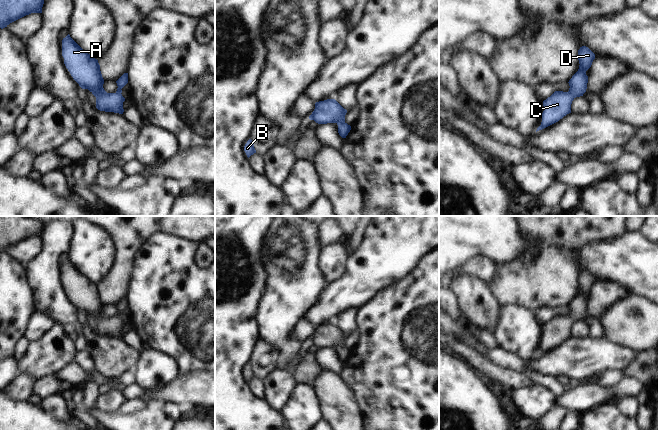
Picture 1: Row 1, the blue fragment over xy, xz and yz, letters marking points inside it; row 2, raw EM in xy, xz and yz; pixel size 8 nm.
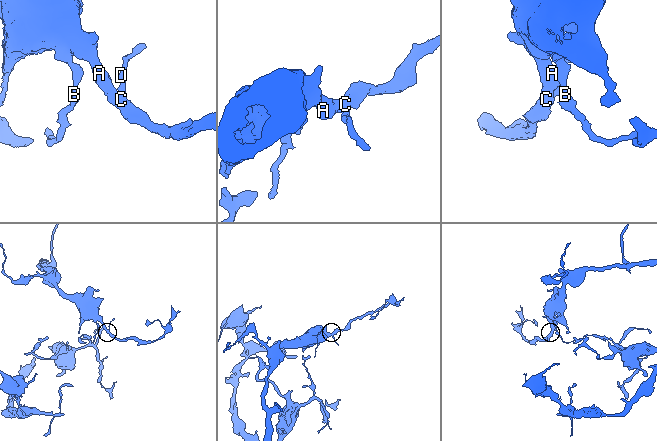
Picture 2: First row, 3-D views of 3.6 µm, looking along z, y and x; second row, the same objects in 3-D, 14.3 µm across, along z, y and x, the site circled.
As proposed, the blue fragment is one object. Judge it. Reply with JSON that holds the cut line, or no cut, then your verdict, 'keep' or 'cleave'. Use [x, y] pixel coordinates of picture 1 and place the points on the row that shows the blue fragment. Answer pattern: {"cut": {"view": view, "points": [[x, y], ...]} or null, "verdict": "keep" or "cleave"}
{"cut": null, "verdict": "keep"}

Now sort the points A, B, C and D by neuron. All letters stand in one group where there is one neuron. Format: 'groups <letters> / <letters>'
groups A B C D

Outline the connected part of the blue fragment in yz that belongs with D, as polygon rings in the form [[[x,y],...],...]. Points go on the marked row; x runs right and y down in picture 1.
[[[586,46],[578,50],[579,69],[569,80],[569,91],[555,91],[543,101],[541,125],[536,132],[542,130],[571,113],[571,104],[576,97],[583,96],[587,89],[588,76],[586,71],[591,67],[595,54]]]

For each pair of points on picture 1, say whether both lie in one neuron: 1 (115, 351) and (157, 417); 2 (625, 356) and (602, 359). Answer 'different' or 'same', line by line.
1: different
2: same

